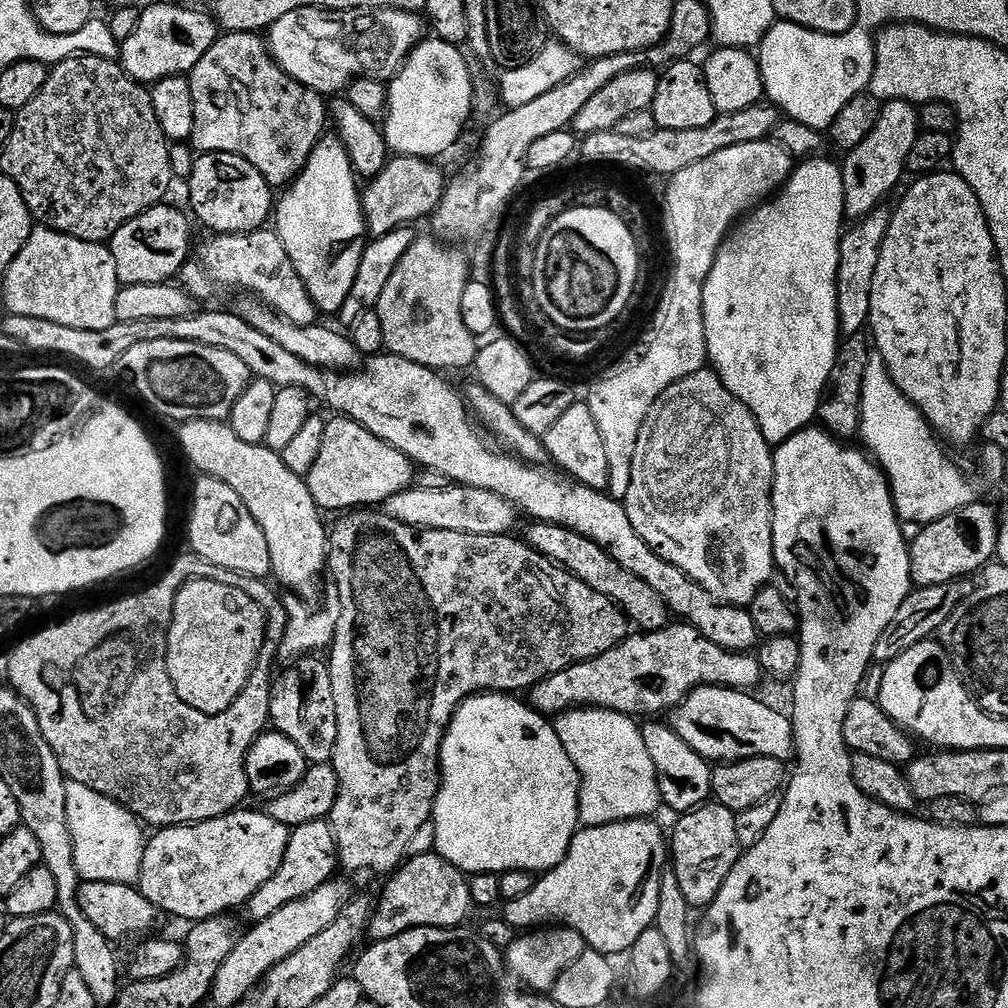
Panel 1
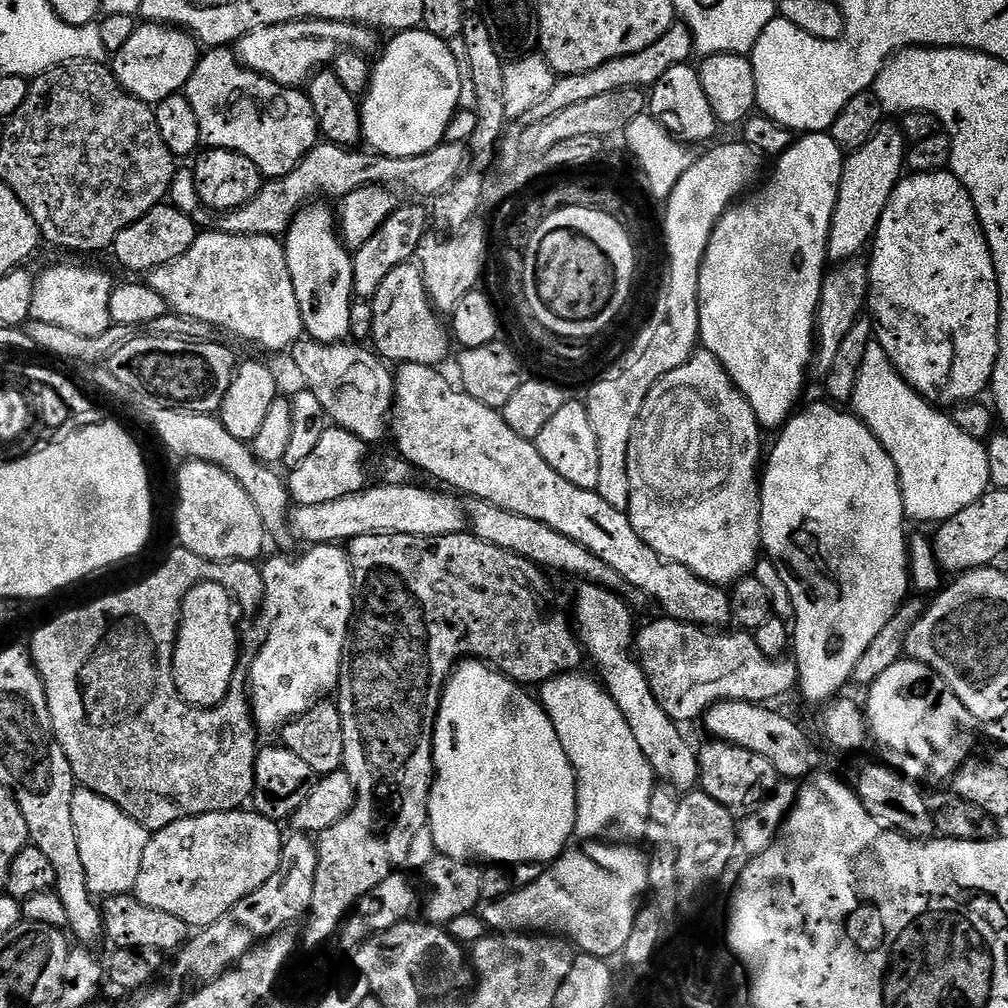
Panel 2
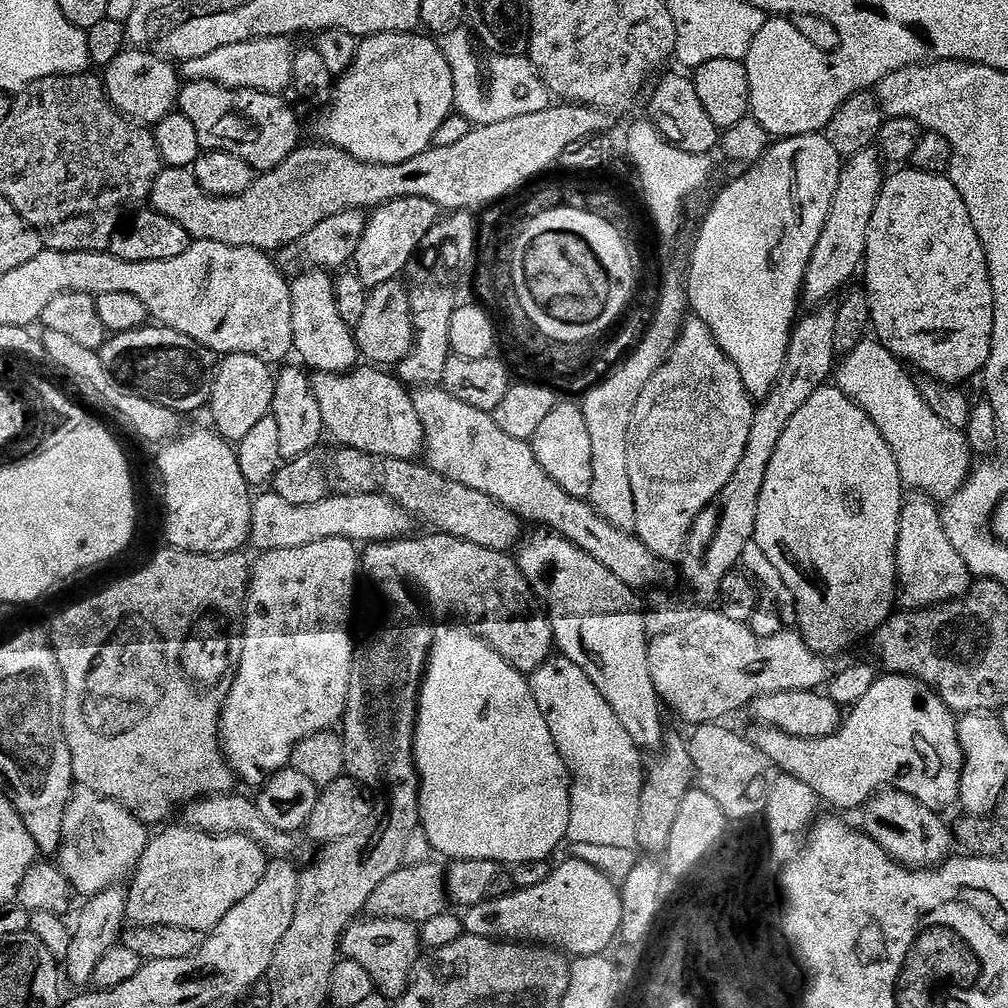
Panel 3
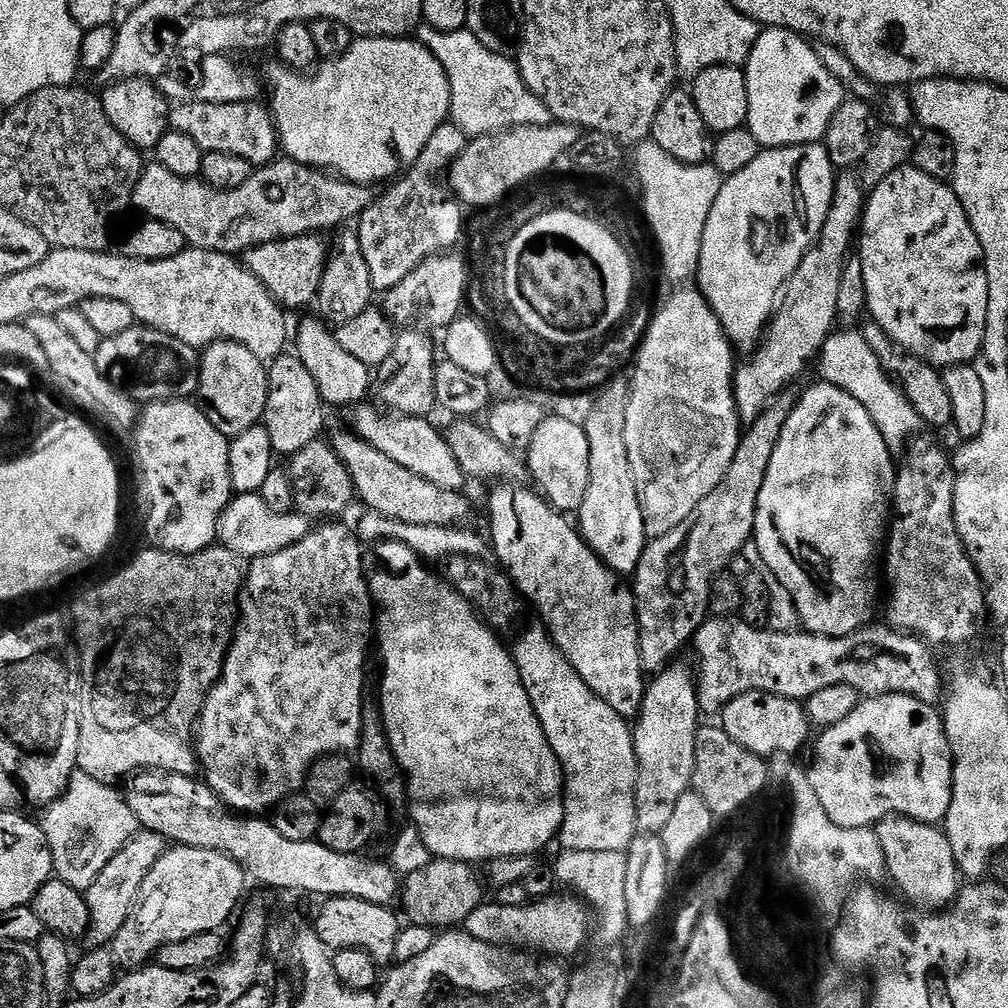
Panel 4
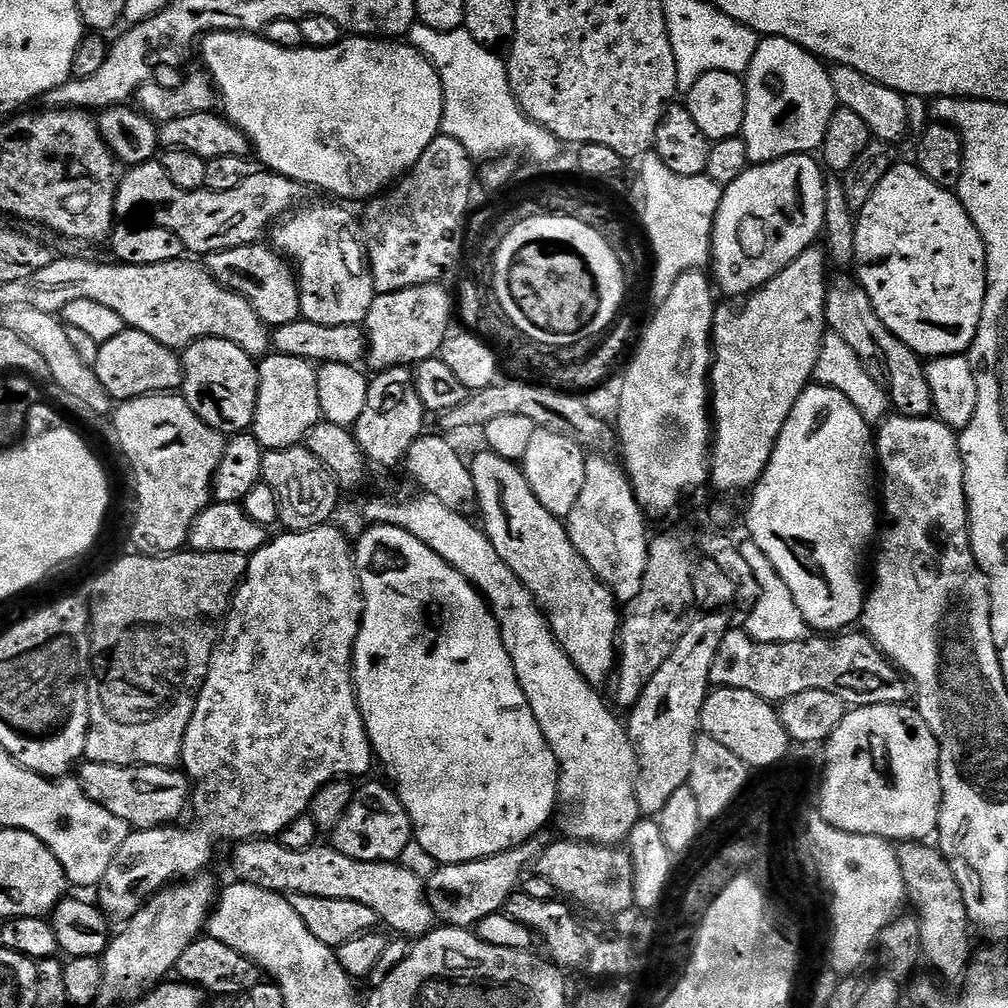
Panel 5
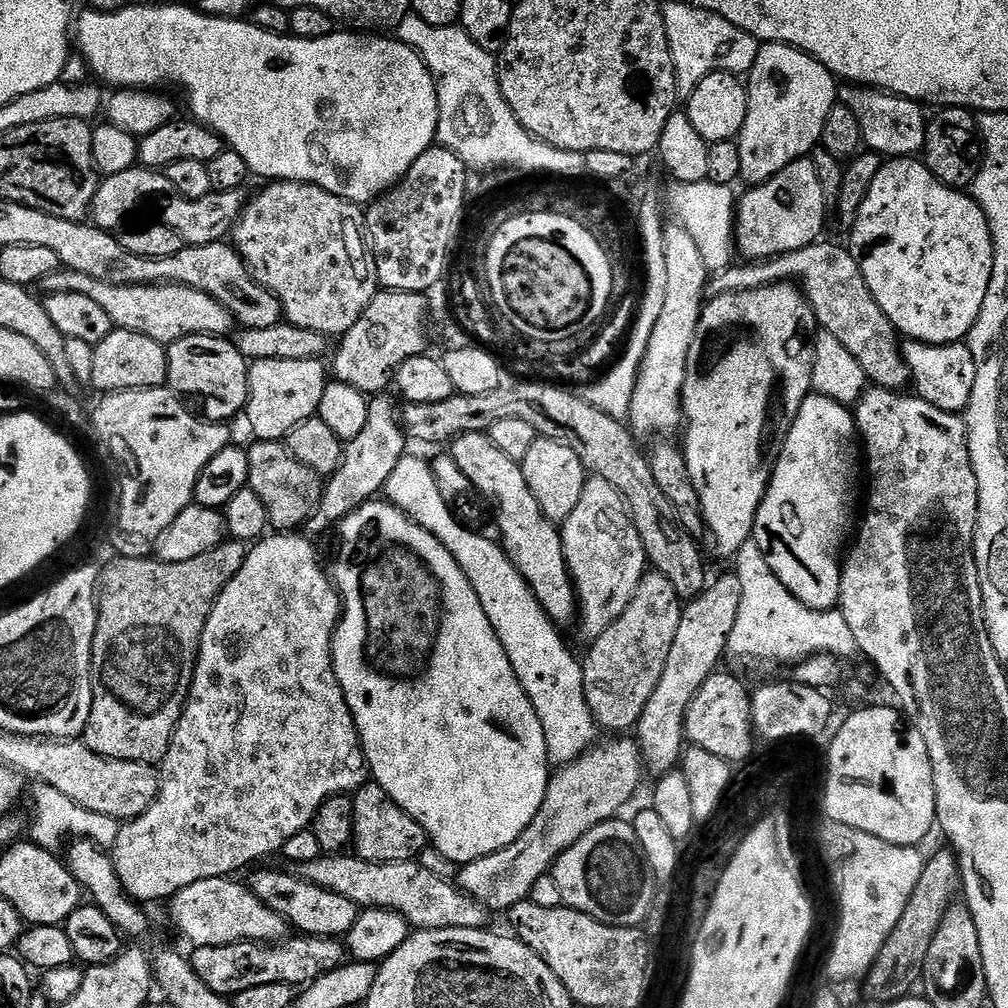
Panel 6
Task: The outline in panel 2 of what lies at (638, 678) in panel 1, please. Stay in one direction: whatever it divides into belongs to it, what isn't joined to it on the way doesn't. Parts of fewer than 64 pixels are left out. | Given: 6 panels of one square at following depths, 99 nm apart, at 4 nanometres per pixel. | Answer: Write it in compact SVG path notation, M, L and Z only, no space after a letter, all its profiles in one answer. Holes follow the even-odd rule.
M659 618L653 624L637 631L634 636L634 652L638 657L640 668L650 682L650 690L654 690L654 698L658 698L658 706L670 714L677 724L687 725L687 720L699 721L704 713L709 712L716 704L727 700L744 700L747 704L767 705L768 700L776 700L798 684L796 665L791 659L771 660L758 650L755 635L744 630L716 630L699 628L697 624L683 624L677 620Z

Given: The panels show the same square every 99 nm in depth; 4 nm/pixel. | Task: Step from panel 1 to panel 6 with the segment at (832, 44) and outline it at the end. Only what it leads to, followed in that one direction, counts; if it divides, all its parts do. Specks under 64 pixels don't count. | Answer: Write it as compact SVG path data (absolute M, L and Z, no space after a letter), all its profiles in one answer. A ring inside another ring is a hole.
M764 42L751 72L747 73L746 87L746 122L738 137L742 154L740 180L748 186L759 186L795 160L805 159L820 144L822 126L826 126L830 110L838 103L838 80L830 69L801 48Z

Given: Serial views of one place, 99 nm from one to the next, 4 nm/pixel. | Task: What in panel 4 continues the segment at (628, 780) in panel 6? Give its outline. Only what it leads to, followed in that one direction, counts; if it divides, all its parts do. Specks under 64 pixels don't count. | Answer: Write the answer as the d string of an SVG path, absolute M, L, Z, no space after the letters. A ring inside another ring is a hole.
M434 858L430 866L403 877L398 897L408 911L408 920L413 924L424 924L435 930L452 930L463 925L479 904L485 903L484 888L476 877L471 863L463 860L442 860Z

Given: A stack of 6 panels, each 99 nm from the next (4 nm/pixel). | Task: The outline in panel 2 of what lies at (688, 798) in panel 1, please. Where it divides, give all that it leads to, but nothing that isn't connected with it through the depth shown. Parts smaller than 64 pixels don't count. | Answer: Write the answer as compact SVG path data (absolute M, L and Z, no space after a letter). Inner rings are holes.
M581 583L579 587L574 631L586 649L587 659L589 656L593 666L600 668L599 679L603 687L607 688L610 698L614 698L618 710L622 710L626 722L630 722L630 731L634 733L642 754L646 754L657 781L680 794L693 791L700 783L700 758L697 749L692 749L687 738L680 733L683 732L681 725L672 720L662 706L658 706L658 698L654 698L654 690L650 690L650 682L634 655L633 609L608 588L586 583Z

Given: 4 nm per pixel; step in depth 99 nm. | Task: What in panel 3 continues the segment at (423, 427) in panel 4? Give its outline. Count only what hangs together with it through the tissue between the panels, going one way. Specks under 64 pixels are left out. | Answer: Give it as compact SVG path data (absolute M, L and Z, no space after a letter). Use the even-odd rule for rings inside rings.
M364 364L349 373L313 373L312 389L321 407L324 427L341 447L362 450L383 459L417 459L424 452L425 432L422 430L421 418L418 417L409 389L401 383L399 377L386 372L389 371Z

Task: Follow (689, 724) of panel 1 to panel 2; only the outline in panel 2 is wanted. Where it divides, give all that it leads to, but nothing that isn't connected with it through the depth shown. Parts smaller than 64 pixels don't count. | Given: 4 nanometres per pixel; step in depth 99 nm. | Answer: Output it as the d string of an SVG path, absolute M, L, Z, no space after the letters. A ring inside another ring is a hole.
M727 700L704 713L702 725L712 740L724 740L728 744L754 750L754 754L762 754L762 758L767 758L774 766L777 777L793 782L811 777L818 764L807 734L790 717L770 709L759 704L747 704L744 700Z

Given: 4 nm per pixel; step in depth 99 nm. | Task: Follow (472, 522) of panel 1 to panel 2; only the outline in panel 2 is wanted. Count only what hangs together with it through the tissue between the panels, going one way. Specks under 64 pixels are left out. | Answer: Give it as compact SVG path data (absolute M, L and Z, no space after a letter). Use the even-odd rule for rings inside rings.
M380 484L379 486L365 487L364 491L356 492L353 496L343 496L334 502L322 502L322 506L296 506L290 512L290 528L305 540L305 545L315 546L318 544L335 544L347 542L359 536L369 536L370 534L410 534L411 536L445 536L455 532L465 531L466 512L460 508L448 496L443 496L440 492L427 492L421 486L403 484L394 486L393 484Z

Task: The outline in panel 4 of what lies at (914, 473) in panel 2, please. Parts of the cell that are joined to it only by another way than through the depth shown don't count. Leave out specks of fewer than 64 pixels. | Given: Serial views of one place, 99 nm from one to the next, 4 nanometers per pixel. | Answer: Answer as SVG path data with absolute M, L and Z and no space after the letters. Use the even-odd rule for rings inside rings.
M833 331L824 344L824 349L820 351L819 364L819 379L825 384L833 384L846 390L850 398L858 398L858 402L866 406L866 414L874 418L874 426L878 426L882 438L886 438L888 449L894 454L903 453L913 437L919 433L916 431L921 431L922 425L918 418L918 410L910 406L900 385L885 372L878 354L870 350L870 342L866 342L863 331Z

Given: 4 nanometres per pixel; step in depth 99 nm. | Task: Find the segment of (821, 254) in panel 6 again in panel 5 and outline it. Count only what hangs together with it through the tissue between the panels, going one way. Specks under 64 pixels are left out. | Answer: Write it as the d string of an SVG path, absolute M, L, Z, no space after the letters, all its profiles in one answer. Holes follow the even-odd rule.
M855 279L840 280L828 289L828 301L826 302L826 314L828 315L828 327L838 334L858 354L862 366L870 374L870 378L886 381L889 405L899 415L906 418L922 418L932 416L932 395L930 394L930 382L926 382L924 373L925 361L917 356L906 342L902 342L892 333L878 318L874 310L874 302L866 294L866 290L860 287Z

